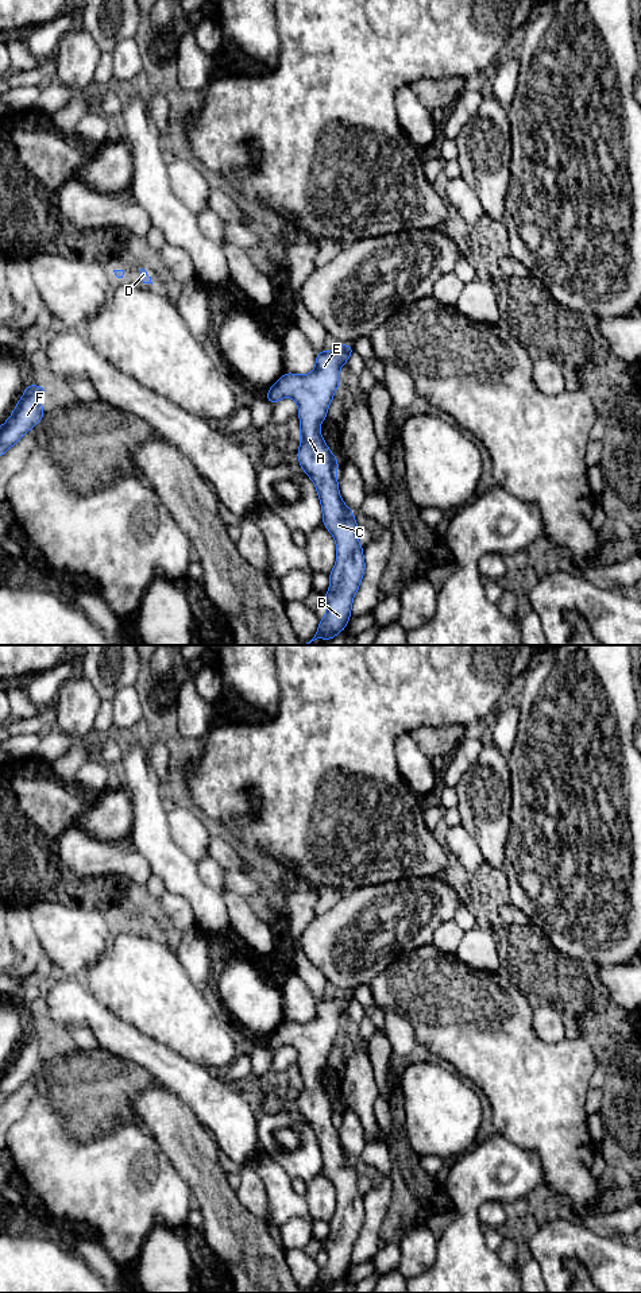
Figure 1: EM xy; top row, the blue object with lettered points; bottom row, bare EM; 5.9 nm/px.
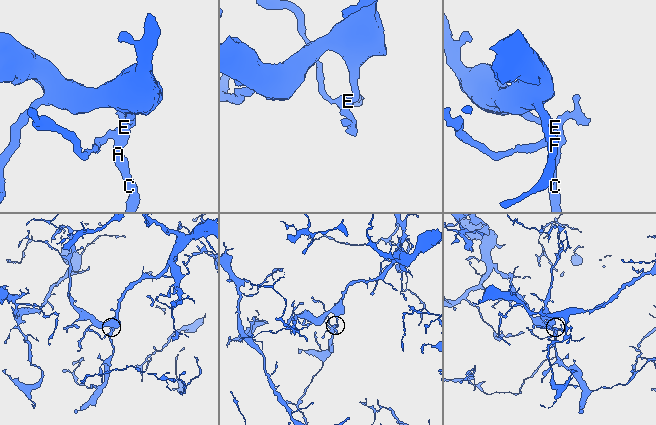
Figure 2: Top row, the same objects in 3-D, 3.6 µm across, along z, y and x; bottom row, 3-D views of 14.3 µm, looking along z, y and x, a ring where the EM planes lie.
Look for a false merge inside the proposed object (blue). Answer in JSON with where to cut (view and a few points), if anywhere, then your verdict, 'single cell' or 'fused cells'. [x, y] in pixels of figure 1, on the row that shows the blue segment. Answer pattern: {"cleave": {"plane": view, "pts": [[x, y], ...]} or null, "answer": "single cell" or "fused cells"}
{"cleave": null, "answer": "single cell"}

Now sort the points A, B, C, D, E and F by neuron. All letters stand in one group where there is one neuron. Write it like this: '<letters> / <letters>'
A B C D E F

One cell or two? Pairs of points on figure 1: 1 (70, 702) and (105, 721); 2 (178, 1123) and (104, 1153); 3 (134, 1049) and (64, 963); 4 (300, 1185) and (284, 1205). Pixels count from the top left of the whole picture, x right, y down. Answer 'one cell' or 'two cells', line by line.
1: two cells
2: two cells
3: two cells
4: two cells

